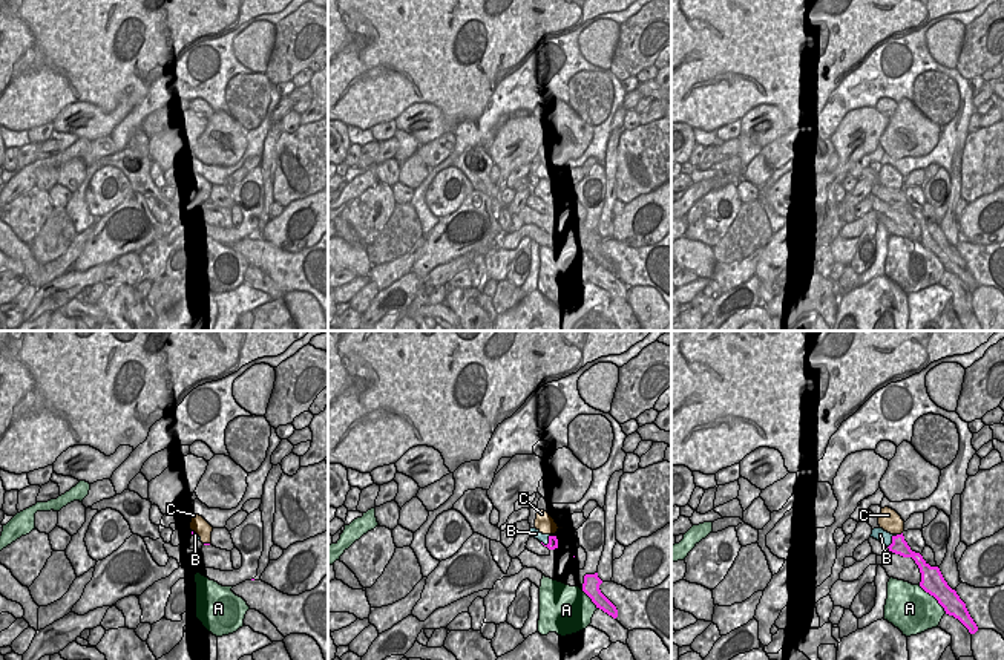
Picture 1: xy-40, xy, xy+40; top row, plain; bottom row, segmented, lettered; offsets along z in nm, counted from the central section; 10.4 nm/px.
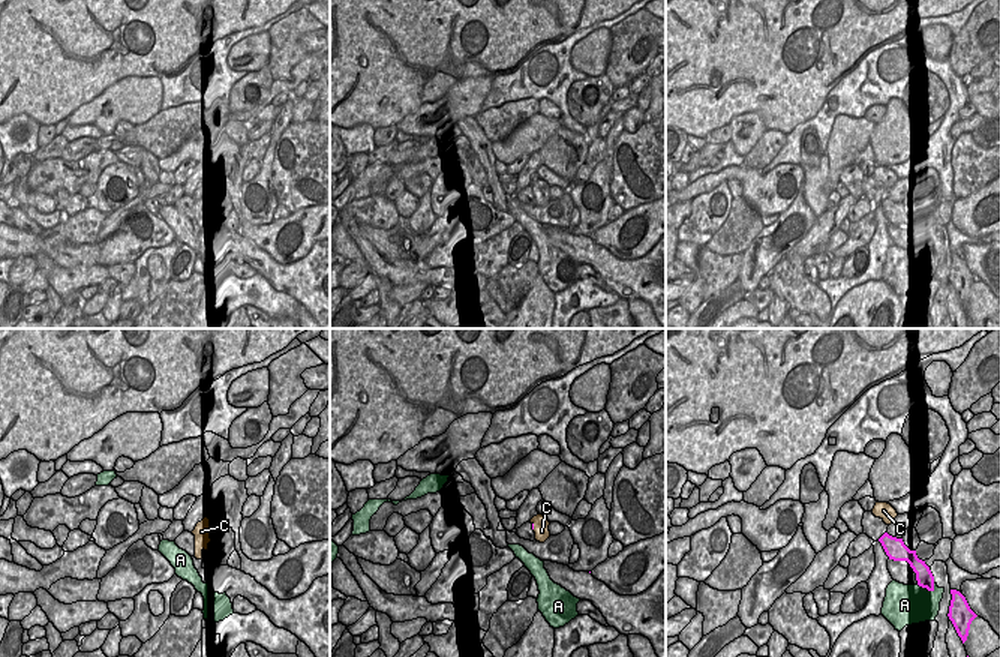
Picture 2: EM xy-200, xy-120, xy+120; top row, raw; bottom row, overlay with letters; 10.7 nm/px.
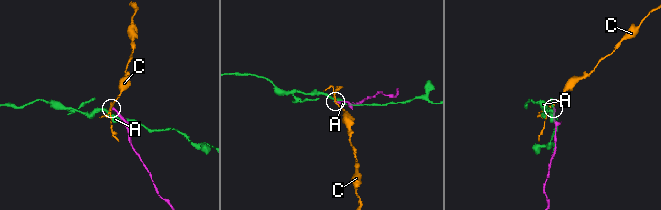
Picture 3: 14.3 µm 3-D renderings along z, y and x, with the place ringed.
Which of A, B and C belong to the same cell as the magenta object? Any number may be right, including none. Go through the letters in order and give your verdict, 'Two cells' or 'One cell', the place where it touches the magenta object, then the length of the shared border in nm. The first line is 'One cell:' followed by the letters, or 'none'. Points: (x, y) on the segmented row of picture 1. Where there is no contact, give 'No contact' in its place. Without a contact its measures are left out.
One cell: none
A: Two cells. Touches magenta at xy+40 (934, 596). Shared border 420 nm
B: Two cells. Touches magenta at xy+40 (892, 541). Shared border 180 nm
C: Two cells. Touches magenta at xy+40 (899, 535). Shared border 70 nm

